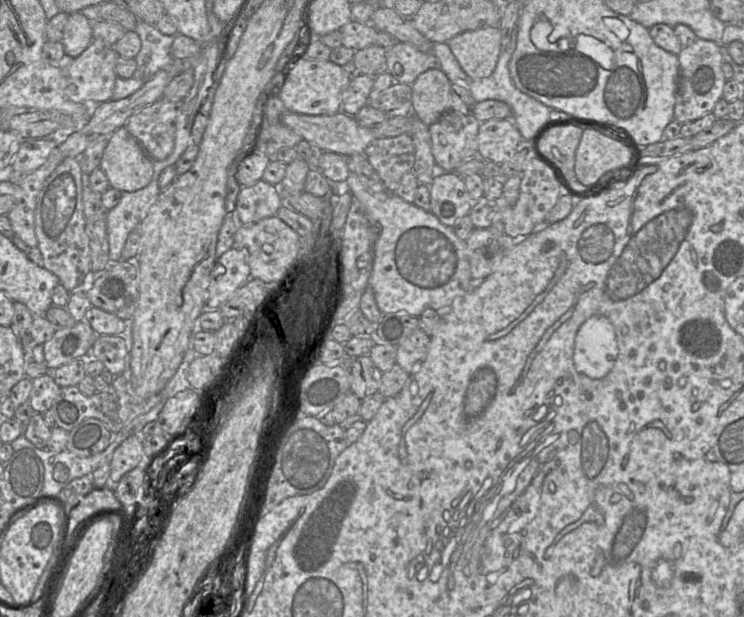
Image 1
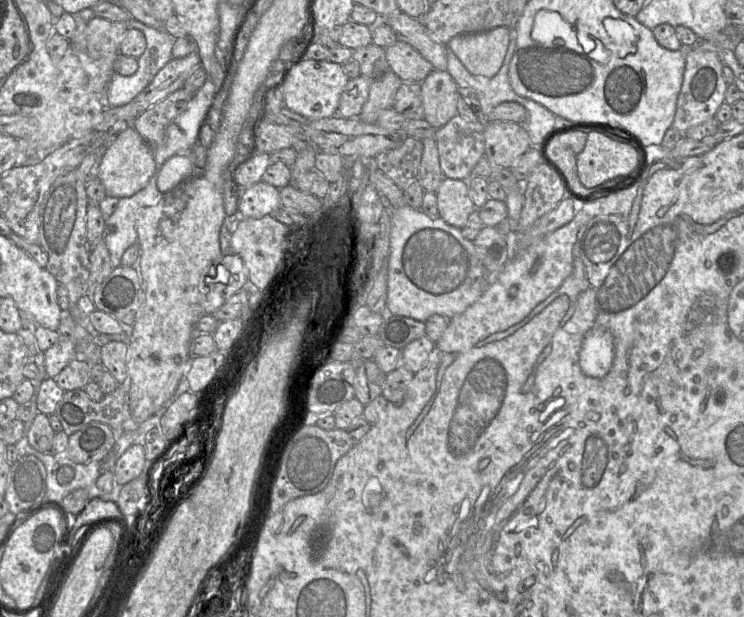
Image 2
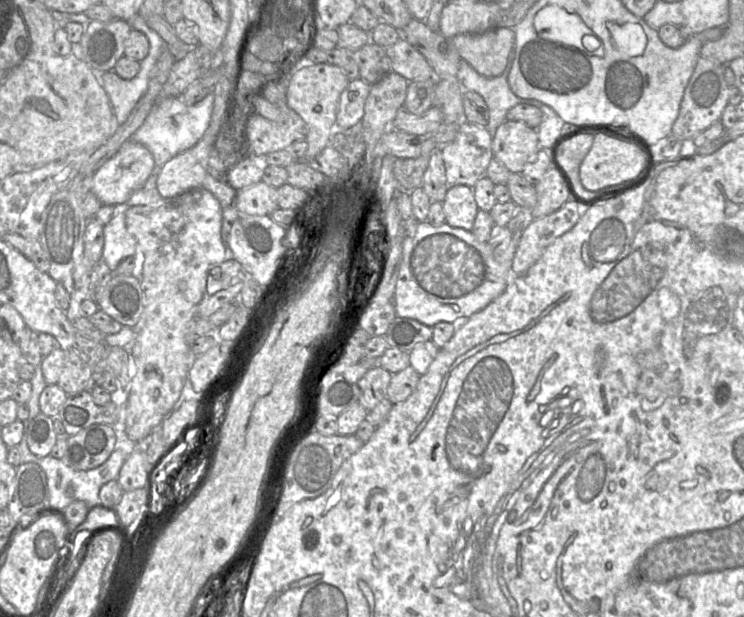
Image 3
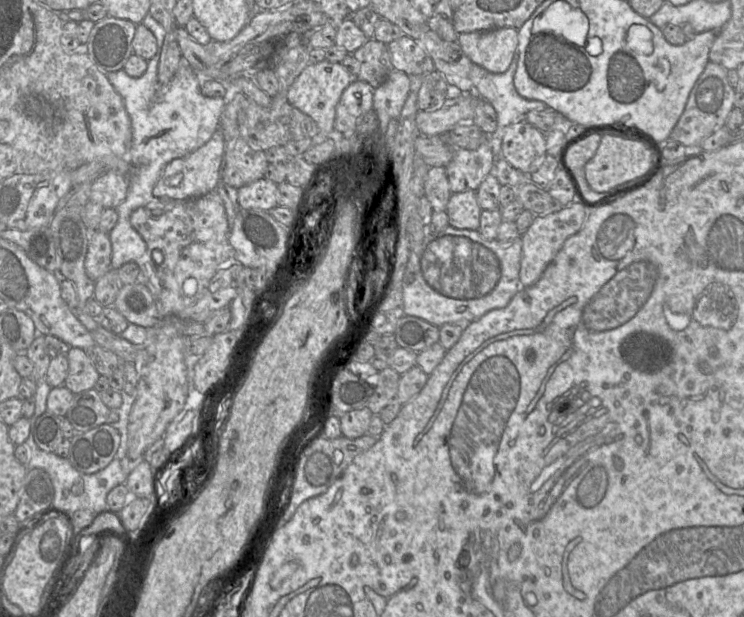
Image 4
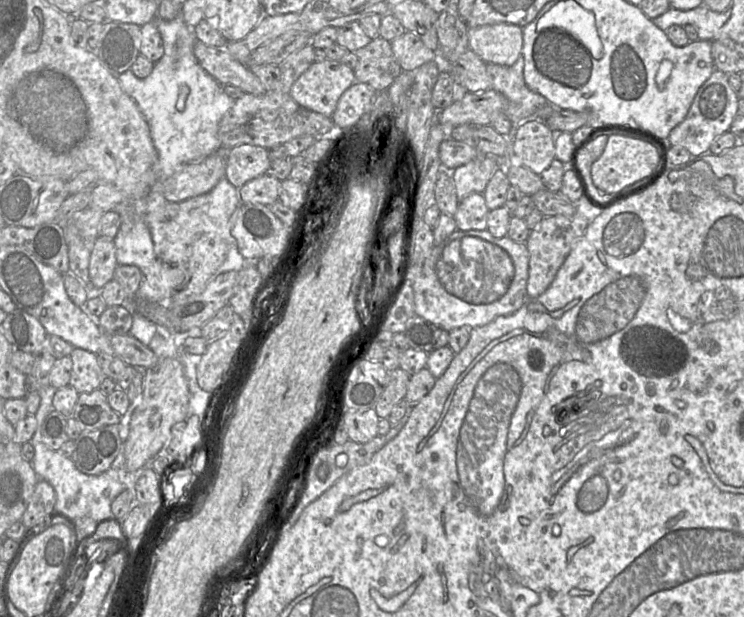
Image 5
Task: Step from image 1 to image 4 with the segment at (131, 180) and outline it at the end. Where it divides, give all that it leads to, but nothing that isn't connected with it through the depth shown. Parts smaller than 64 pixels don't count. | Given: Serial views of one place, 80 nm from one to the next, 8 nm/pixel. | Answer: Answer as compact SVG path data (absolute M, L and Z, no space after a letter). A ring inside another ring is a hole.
M107 170L92 182L90 200L104 209L115 209L125 200L129 185L129 174Z

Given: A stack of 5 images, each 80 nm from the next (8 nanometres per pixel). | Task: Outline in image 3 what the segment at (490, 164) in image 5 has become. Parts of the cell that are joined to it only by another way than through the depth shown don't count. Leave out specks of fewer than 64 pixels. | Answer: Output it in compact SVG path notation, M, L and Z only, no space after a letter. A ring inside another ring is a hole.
M466 120L459 124L455 139L441 147L449 186L467 185L473 188L485 175L494 157L492 136L487 127Z

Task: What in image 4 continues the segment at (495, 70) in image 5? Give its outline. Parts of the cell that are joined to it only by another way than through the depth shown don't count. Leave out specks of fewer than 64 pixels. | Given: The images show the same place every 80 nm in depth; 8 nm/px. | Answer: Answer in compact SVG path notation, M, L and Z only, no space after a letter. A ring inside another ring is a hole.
M517 49L509 68L500 74L472 64L469 78L474 93L490 103L496 113L498 127L503 130L519 121L526 121L525 115L532 110L545 110L549 106L540 100L522 97L515 89L513 78L518 65Z

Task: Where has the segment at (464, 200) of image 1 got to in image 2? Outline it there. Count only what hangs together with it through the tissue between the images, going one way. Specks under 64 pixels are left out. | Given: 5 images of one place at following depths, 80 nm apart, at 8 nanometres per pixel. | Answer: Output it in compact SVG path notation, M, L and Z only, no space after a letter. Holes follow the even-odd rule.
M445 177L436 191L438 216L447 224L463 228L476 209L467 180Z

